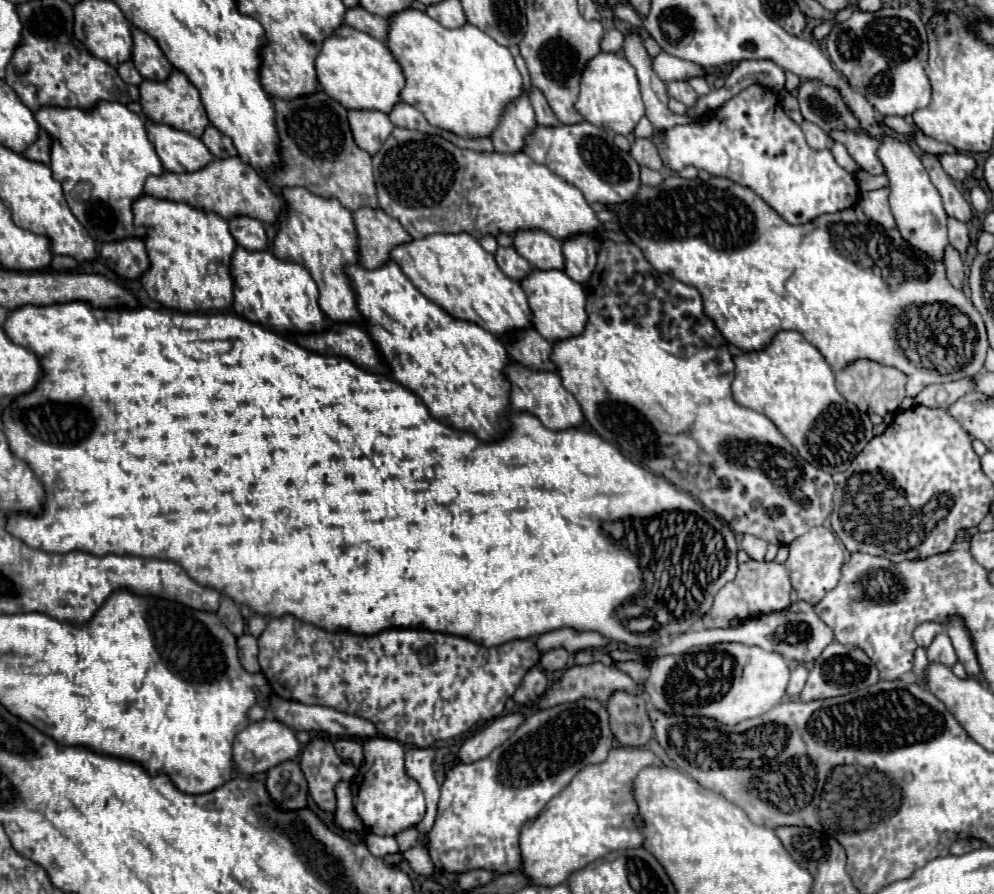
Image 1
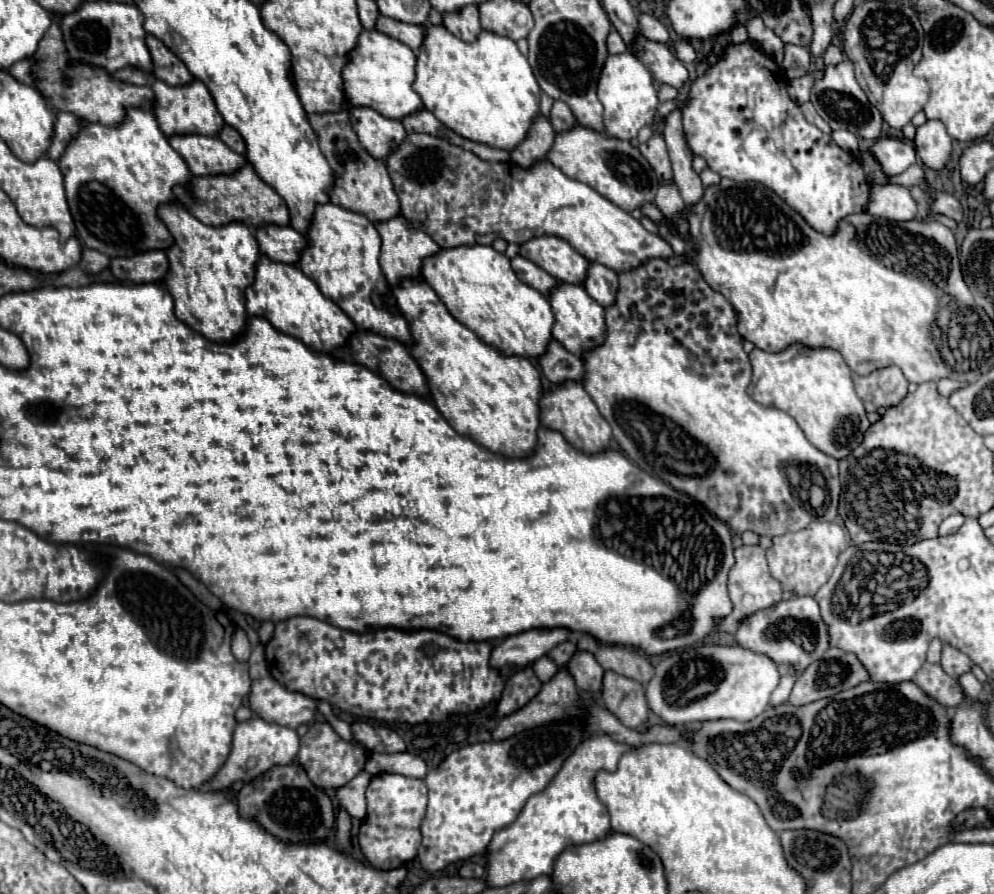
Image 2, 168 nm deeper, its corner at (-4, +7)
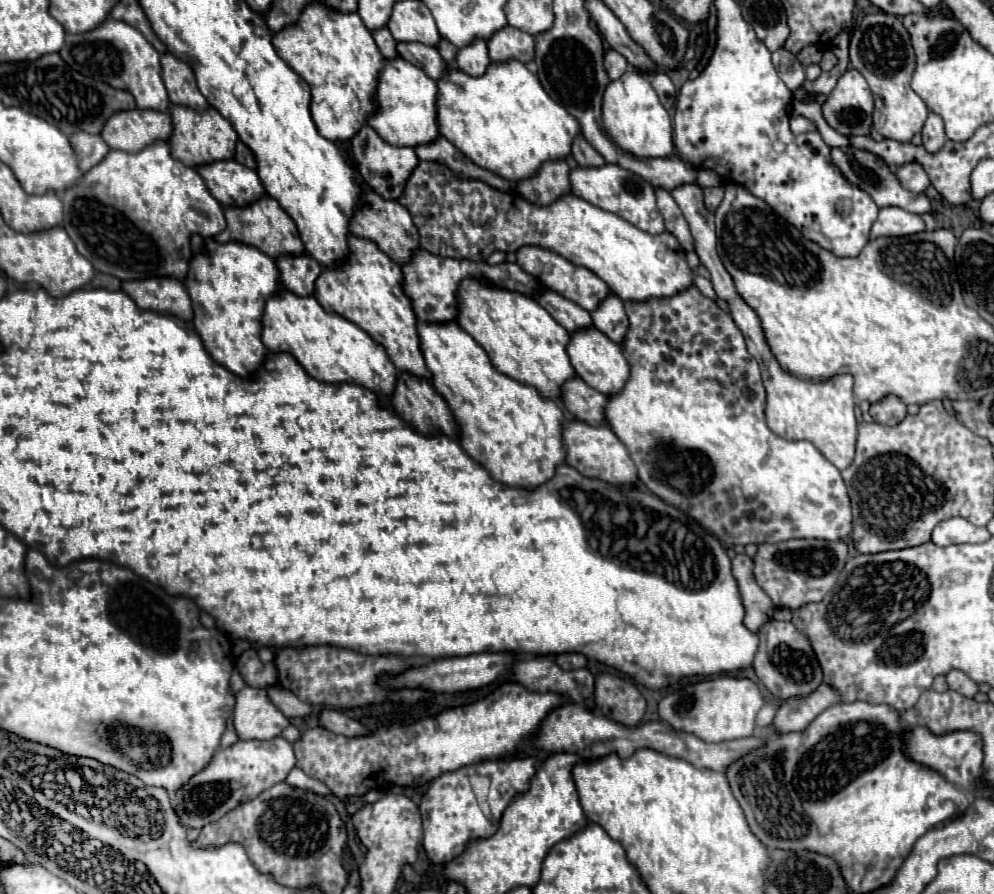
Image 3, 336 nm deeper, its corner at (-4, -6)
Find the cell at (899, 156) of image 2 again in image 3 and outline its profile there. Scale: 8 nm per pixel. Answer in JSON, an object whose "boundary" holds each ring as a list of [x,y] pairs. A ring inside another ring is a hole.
{"boundary":[[[916,162],[896,168],[896,176],[898,176],[900,184],[902,184],[906,190],[914,192],[914,194],[922,194],[922,192],[930,186],[928,174],[926,174],[926,172],[922,170],[922,166],[918,166]]]}

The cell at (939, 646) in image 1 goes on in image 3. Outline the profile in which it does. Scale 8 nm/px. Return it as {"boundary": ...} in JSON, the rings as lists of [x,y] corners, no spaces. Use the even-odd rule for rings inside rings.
{"boundary":[[[952,670],[952,672],[946,676],[946,680],[948,680],[950,690],[954,690],[954,692],[966,696],[966,698],[974,698],[976,692],[978,692],[978,684],[976,684],[974,680],[970,680],[970,678],[968,678],[964,672],[960,672],[960,670]]]}

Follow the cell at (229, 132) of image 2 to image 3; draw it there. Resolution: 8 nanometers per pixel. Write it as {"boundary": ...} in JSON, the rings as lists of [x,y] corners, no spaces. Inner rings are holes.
{"boundary":[[[238,142],[234,160],[236,160],[236,162],[240,162],[240,164],[244,164],[244,166],[248,166],[248,168],[256,168],[256,158],[254,158],[252,150],[250,150],[244,142]]]}

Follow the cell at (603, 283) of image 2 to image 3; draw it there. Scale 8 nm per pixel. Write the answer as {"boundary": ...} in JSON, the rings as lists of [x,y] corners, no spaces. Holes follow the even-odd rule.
{"boundary":[[[610,294],[600,304],[600,308],[592,312],[592,320],[594,320],[594,326],[602,330],[602,334],[606,334],[606,338],[610,338],[612,342],[622,344],[626,340],[630,322],[624,312],[624,304],[616,294]]]}

